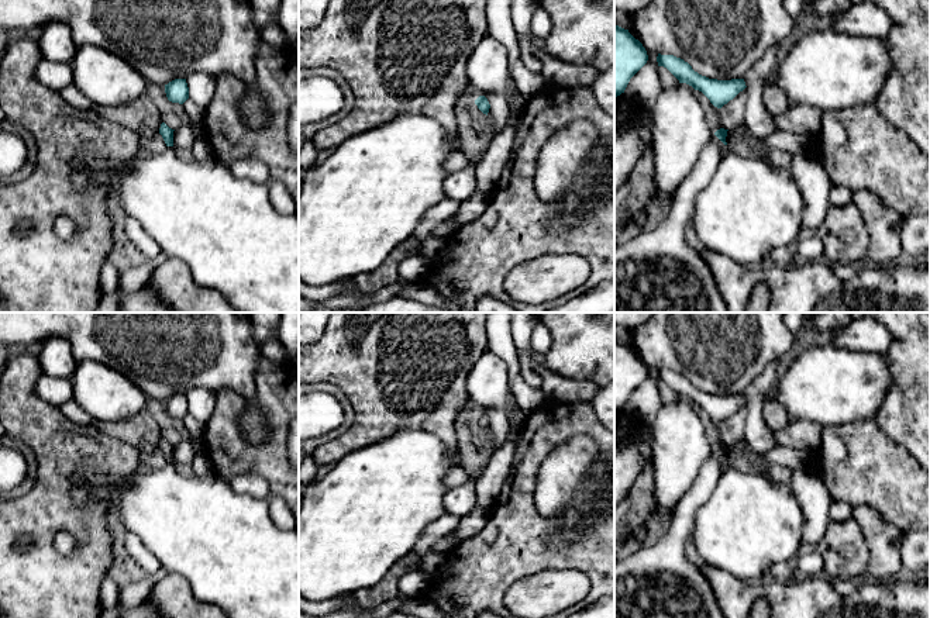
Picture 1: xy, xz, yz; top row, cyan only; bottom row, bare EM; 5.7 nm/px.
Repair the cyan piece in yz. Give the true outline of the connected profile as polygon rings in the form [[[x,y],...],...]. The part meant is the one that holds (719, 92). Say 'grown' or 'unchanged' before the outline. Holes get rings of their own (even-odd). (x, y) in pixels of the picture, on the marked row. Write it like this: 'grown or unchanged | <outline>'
unchanged | [[[658,53],[657,62],[658,66],[666,68],[679,83],[686,83],[702,92],[717,108],[721,108],[747,87],[744,79],[717,80],[702,76],[688,62],[674,55]]]

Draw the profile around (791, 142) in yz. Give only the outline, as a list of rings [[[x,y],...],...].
[[[778,130],[769,137],[765,137],[761,139],[762,148],[774,148],[774,149],[781,149],[785,151],[790,155],[807,149],[810,144],[809,135],[799,135],[788,131]]]

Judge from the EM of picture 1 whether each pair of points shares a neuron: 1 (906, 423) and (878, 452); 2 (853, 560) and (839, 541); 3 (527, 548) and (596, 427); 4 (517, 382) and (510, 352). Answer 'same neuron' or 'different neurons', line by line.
1: different neurons
2: same neuron
3: same neuron
4: same neuron

